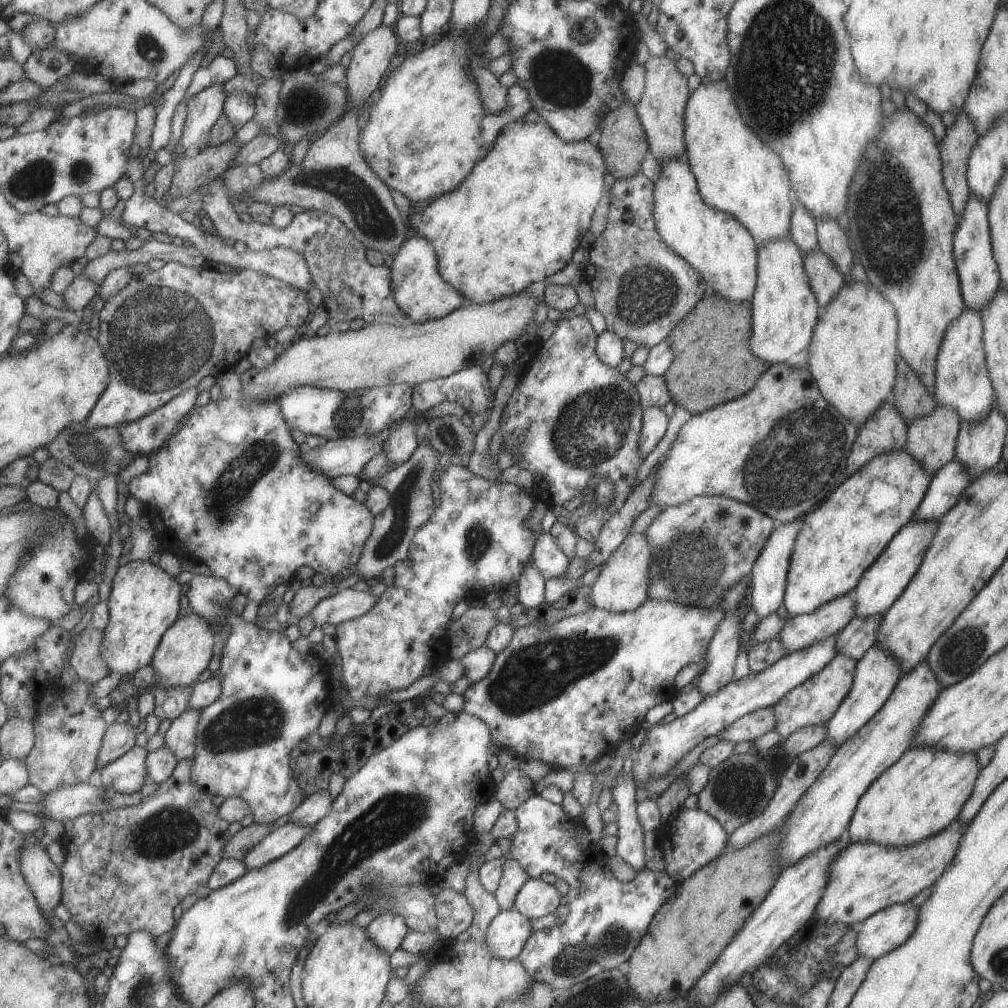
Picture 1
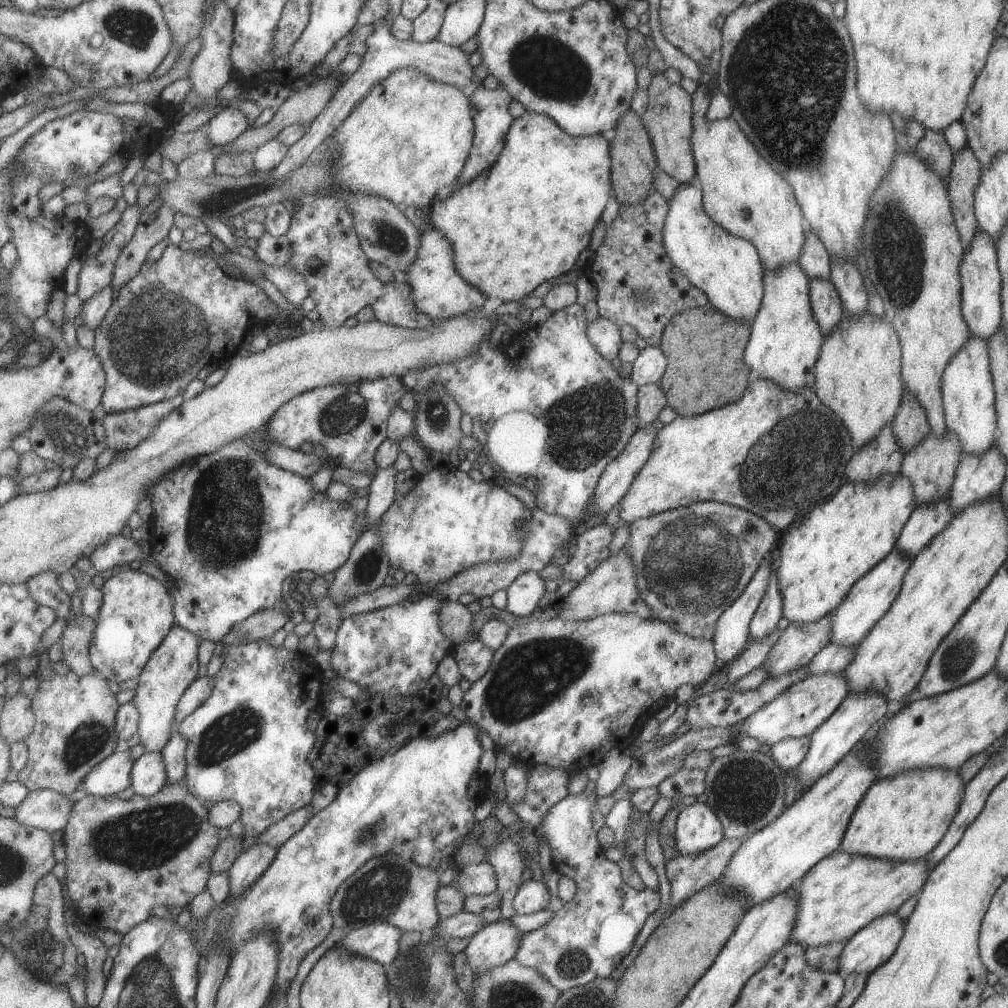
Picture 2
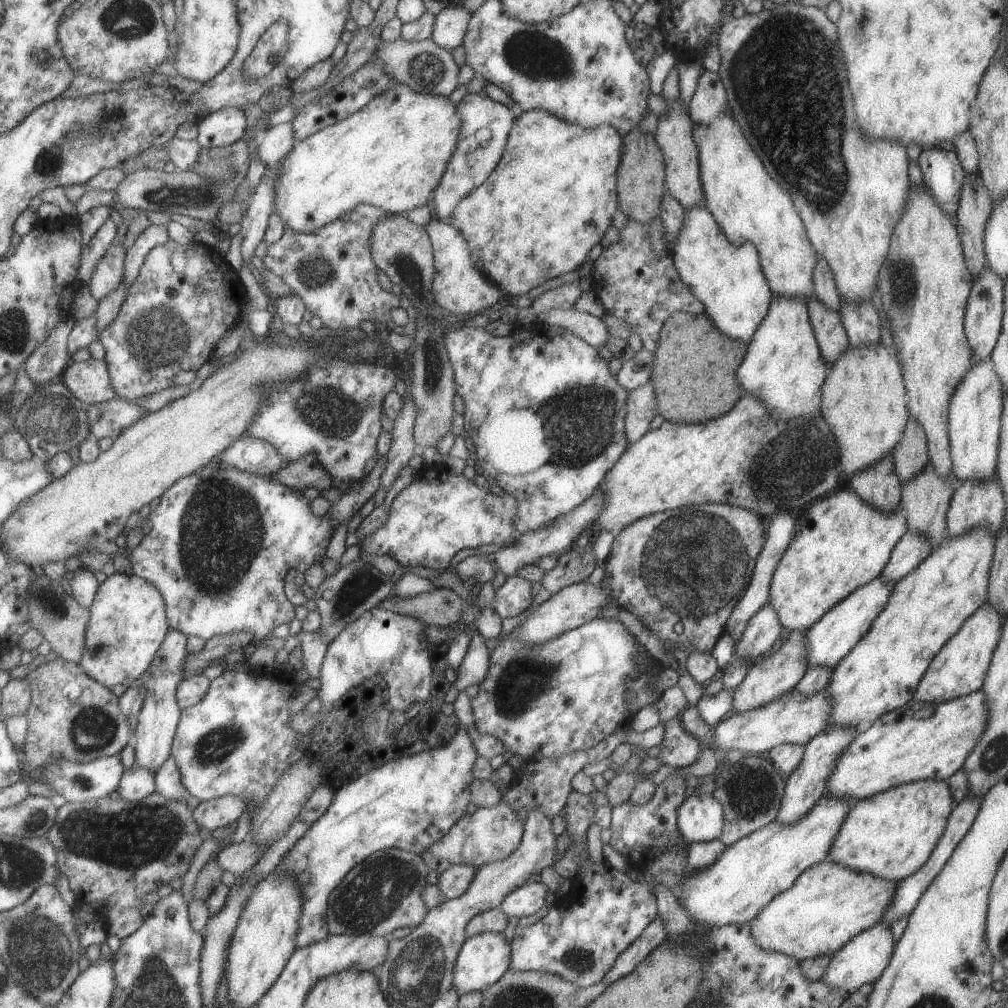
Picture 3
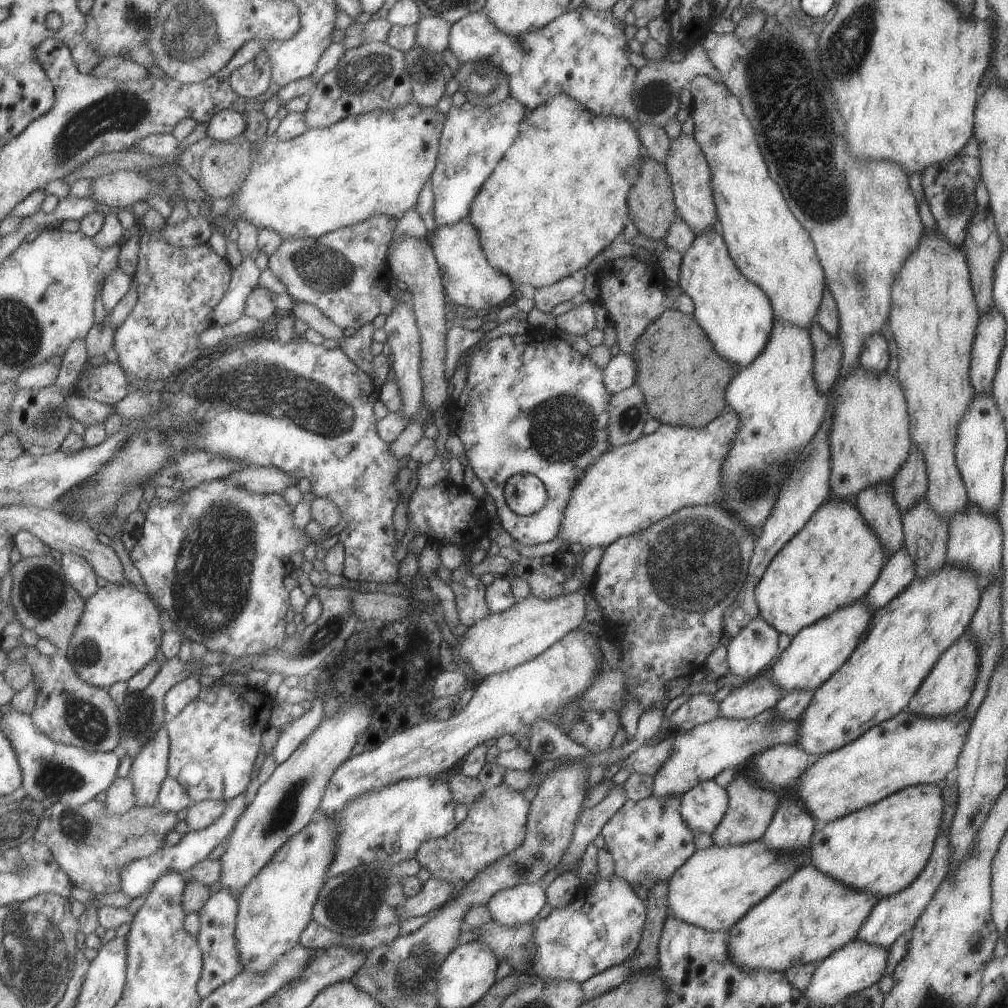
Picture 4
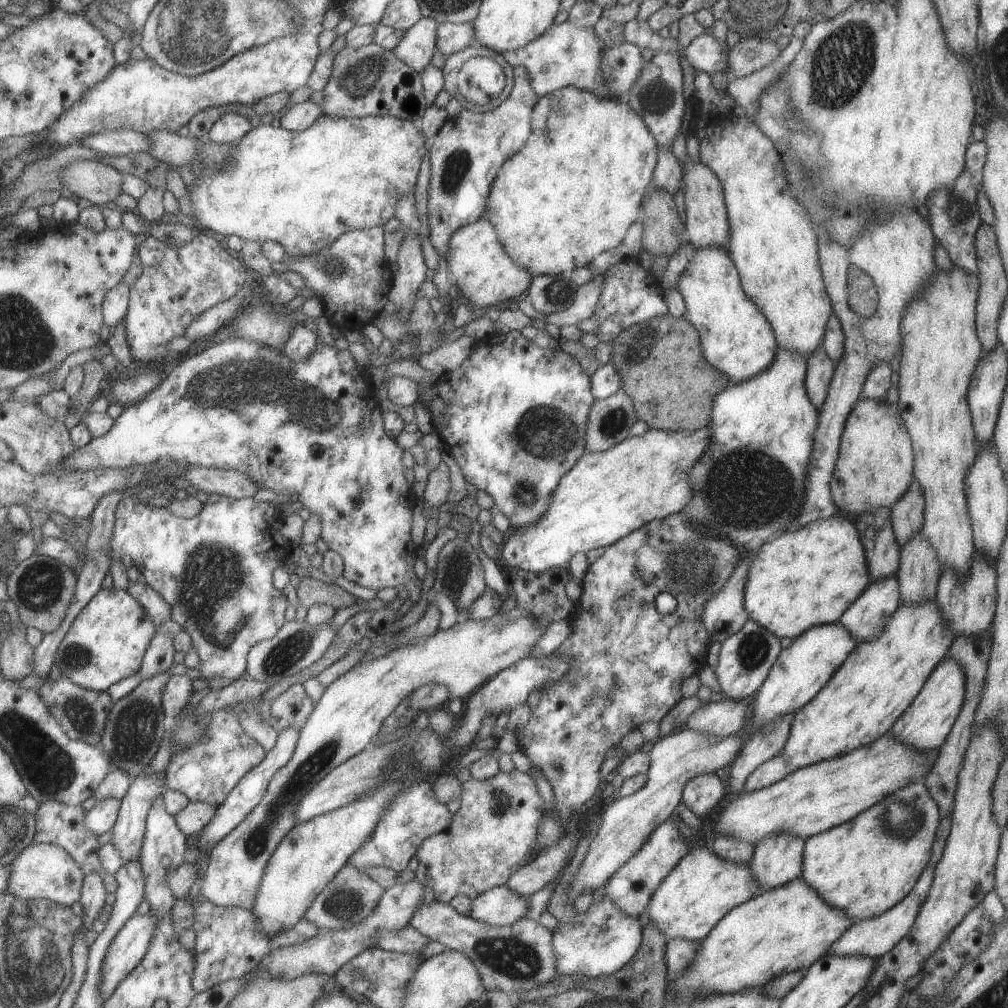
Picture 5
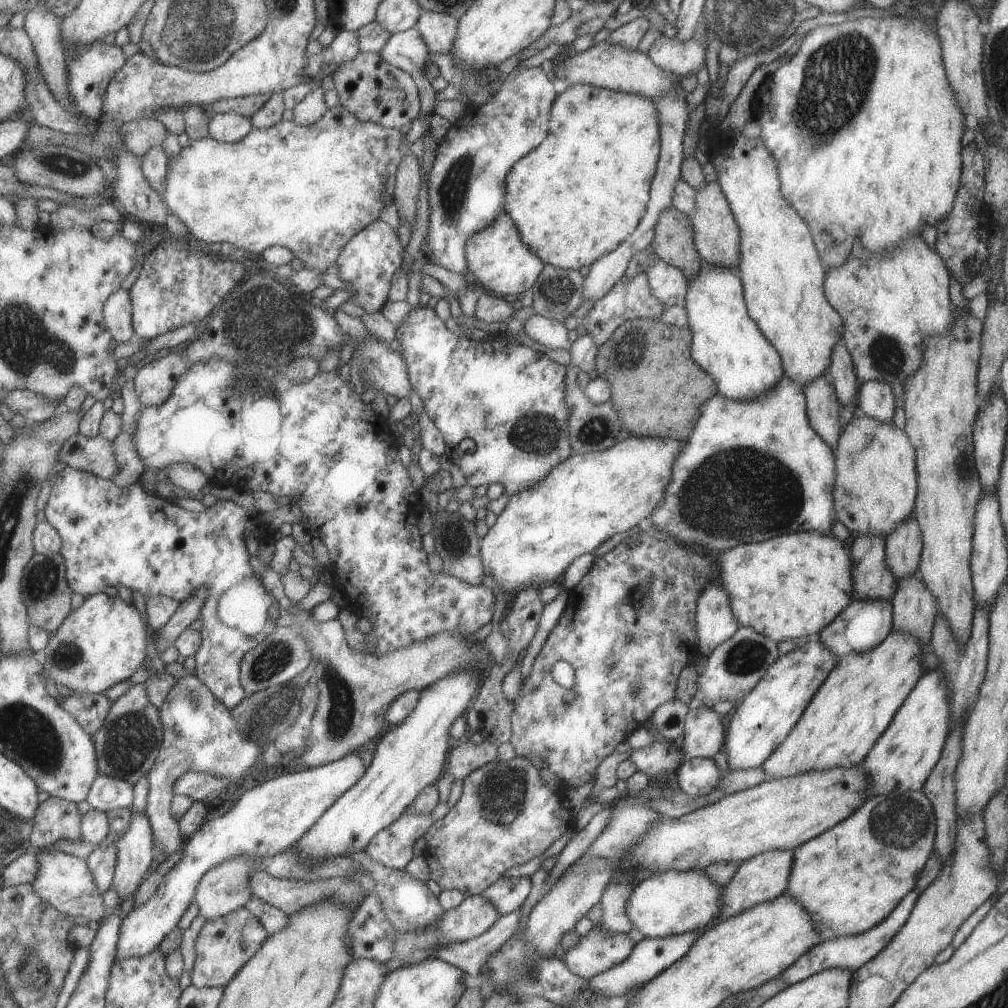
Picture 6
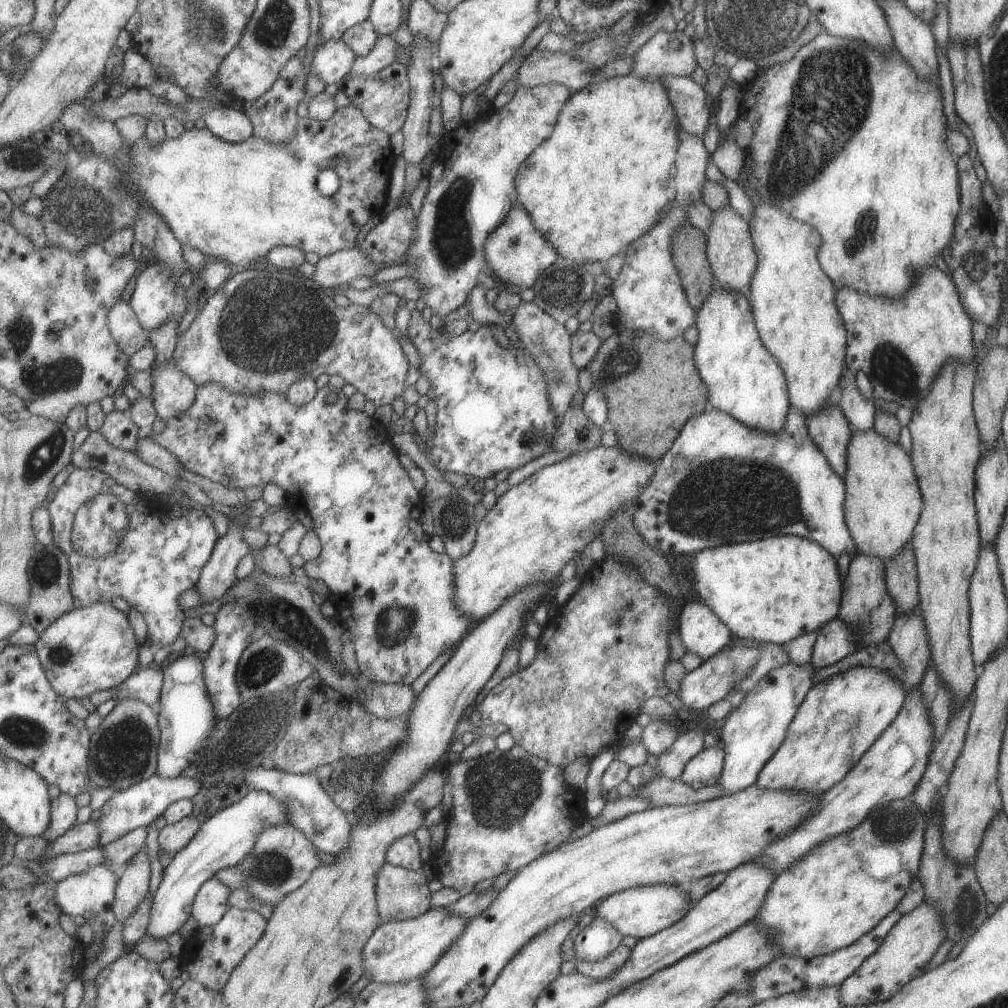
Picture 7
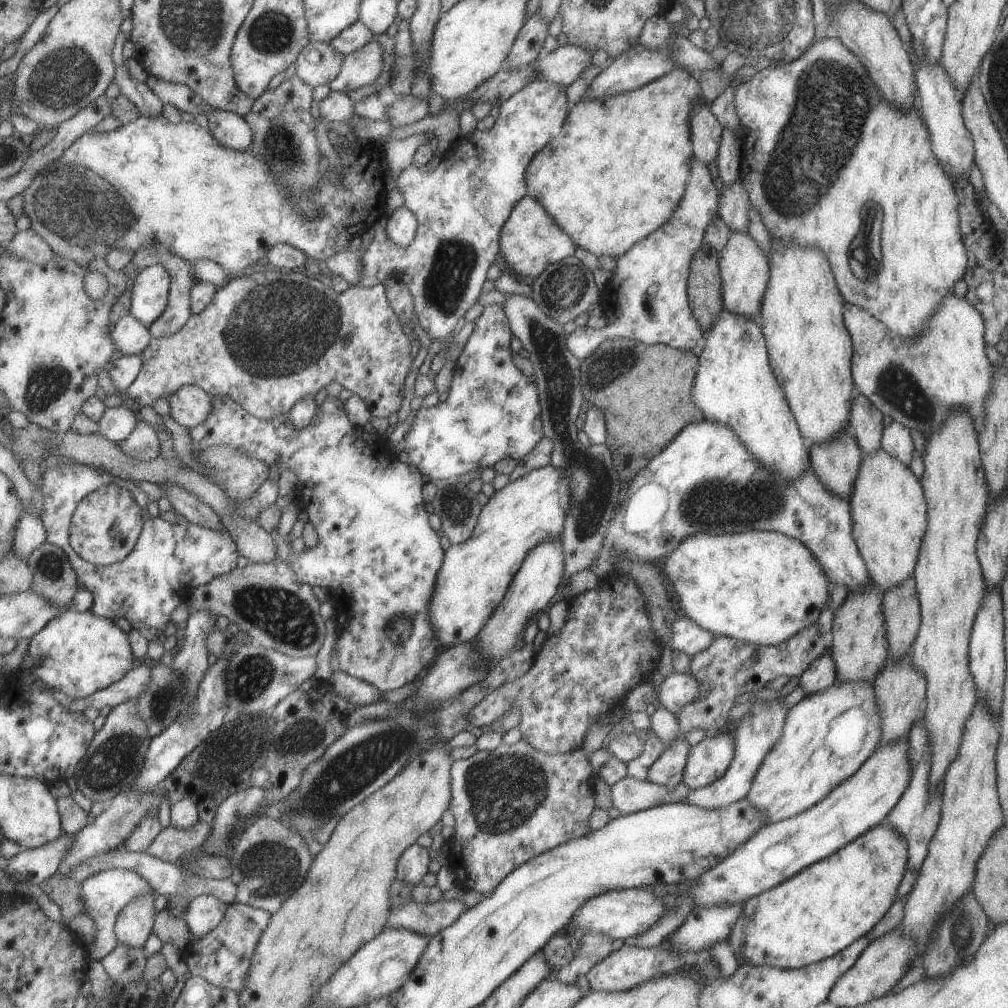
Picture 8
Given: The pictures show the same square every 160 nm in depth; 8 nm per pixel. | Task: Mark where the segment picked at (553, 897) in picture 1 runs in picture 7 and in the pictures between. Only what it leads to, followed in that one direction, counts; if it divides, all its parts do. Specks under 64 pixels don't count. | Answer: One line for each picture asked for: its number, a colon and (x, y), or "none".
2: (532, 895)
3: (526, 899)
4: (512, 906)
5: (499, 906)
6: (475, 914)
7: (397, 951)

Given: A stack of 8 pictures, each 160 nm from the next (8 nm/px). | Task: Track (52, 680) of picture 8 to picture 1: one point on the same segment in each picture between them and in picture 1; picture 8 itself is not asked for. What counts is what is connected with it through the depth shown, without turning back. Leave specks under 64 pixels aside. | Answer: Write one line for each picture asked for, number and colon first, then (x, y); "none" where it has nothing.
1: (145, 601)
2: (138, 612)
3: (129, 623)
4: (120, 633)
5: (108, 641)
6: (101, 643)
7: (93, 648)

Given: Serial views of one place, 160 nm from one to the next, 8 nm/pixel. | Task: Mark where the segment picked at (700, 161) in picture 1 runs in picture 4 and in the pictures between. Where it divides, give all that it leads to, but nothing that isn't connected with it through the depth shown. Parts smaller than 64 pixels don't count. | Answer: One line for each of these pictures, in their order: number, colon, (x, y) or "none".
2: (740, 192)
3: (748, 206)
4: (766, 242)

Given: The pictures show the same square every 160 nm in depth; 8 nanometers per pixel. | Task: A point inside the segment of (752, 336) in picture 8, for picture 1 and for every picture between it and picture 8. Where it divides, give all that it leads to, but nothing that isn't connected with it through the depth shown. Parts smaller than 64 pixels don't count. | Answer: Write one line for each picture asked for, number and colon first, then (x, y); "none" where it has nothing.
1: (718, 247)
2: (726, 268)
3: (727, 279)
4: (736, 315)
5: (735, 337)
6: (726, 343)
7: (742, 378)

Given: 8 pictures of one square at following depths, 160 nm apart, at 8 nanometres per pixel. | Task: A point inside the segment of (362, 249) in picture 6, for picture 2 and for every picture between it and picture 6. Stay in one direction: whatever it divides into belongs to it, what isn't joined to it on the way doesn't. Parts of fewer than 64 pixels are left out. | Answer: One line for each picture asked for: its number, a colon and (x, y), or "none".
2: (321, 244)
3: (331, 270)
4: (343, 273)
5: (351, 277)

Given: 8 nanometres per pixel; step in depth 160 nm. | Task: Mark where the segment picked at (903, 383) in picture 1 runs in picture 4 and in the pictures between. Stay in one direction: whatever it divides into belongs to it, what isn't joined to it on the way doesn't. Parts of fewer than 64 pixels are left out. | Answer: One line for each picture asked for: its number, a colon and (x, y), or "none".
2: (909, 424)
3: (910, 455)
4: (910, 482)

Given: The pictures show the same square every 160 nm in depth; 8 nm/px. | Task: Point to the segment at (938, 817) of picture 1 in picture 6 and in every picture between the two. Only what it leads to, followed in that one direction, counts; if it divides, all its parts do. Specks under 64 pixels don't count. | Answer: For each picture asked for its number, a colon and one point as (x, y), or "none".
2: (902, 817)
3: (890, 834)
4: (881, 848)
5: (863, 866)
6: (849, 878)

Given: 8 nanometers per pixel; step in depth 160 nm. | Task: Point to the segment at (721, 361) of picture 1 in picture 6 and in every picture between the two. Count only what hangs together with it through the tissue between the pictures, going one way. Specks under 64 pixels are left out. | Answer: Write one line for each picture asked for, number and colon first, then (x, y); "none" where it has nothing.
2: (703, 347)
3: (694, 367)
4: (683, 378)
5: (672, 386)
6: (655, 386)

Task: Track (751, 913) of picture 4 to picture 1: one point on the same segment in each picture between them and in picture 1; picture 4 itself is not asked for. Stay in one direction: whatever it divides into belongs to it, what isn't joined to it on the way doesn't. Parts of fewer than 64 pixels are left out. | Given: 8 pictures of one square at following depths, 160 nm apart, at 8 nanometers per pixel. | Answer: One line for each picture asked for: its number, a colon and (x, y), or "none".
1: (863, 878)
2: (838, 895)
3: (828, 904)

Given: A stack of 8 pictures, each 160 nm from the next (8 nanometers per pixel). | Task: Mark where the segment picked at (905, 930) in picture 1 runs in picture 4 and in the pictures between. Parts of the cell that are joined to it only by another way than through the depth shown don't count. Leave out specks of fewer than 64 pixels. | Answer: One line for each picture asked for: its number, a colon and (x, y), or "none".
2: (873, 944)
3: (860, 961)
4: (856, 965)

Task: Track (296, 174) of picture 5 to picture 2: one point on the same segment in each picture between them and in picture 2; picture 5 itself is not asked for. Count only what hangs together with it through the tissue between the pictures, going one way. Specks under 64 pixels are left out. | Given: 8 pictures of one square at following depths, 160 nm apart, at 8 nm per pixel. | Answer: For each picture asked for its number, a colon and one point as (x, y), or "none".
2: (408, 139)
3: (390, 154)
4: (374, 163)

